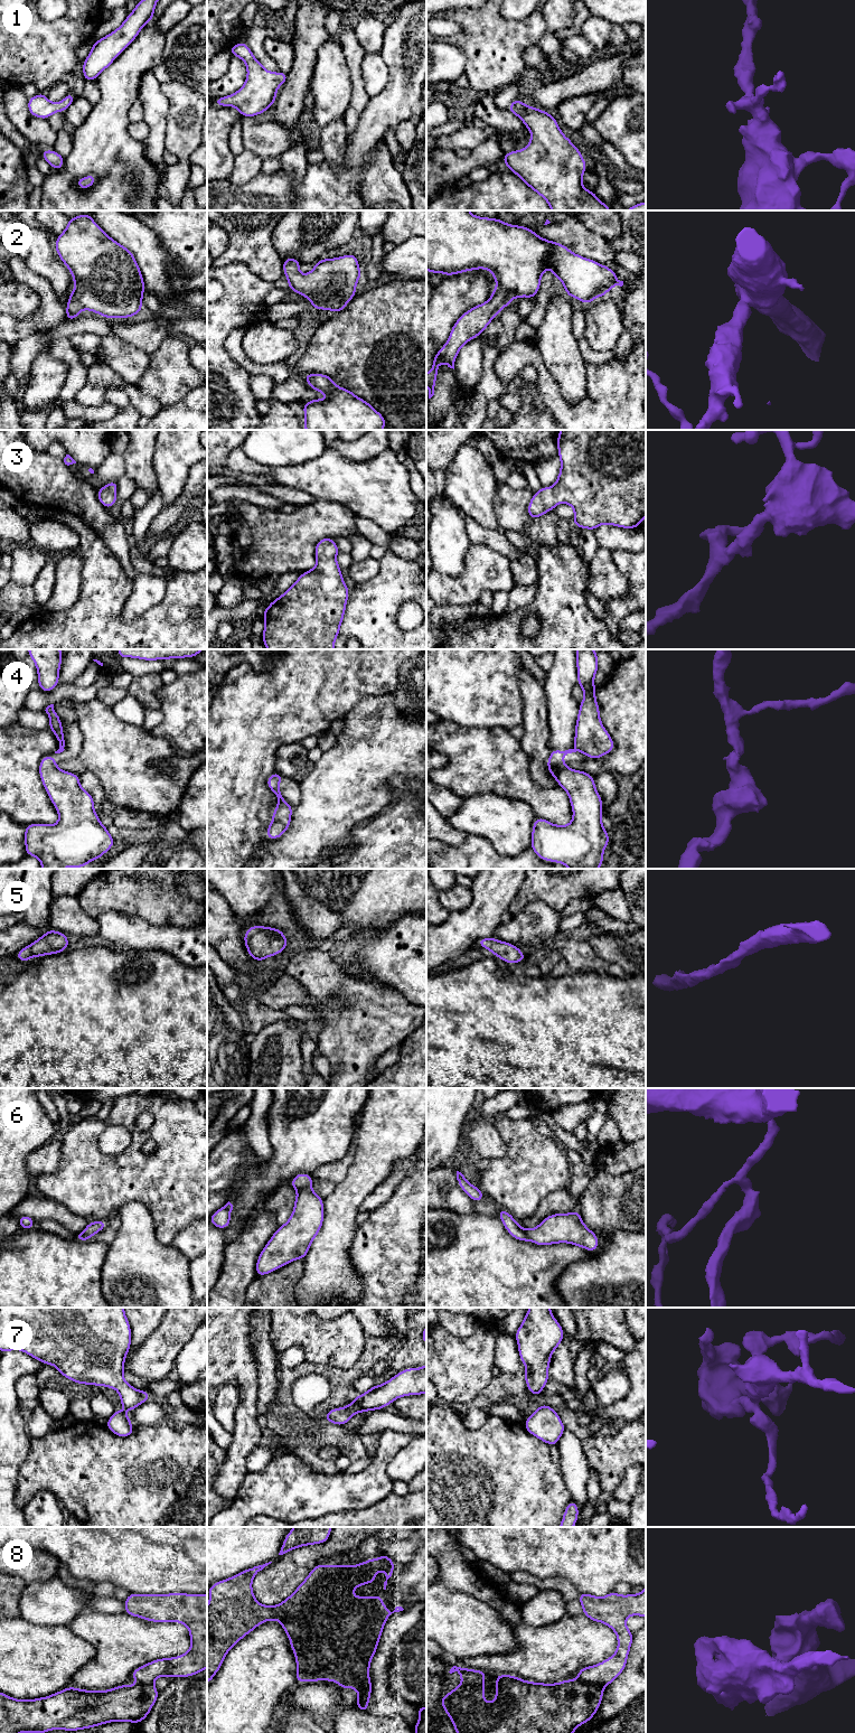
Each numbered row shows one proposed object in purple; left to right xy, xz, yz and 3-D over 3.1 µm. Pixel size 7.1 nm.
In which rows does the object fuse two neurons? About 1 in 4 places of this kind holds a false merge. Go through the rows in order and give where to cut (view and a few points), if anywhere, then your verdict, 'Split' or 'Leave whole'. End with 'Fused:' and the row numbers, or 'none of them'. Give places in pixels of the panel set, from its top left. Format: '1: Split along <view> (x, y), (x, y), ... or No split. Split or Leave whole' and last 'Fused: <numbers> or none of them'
1: No split. Leave whole
2: No split. Leave whole
3: No split. Leave whole
4: Split along xz (283, 799), (278, 801). Split
5: No split. Leave whole
6: Split along xz (310, 1185), (298, 1191). Split
7: No split. Leave whole
8: Split along yz (578, 1679), (602, 1687). Split
Fused: 4, 6, 8

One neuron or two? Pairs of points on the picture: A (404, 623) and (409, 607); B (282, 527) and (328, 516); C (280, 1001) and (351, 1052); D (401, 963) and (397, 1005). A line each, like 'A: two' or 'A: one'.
A: one
B: one
C: two
D: two

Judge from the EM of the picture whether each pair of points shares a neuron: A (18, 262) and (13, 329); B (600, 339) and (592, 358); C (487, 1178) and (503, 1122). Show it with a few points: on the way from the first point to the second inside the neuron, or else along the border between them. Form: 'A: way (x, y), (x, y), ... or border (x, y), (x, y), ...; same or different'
A: way (35, 282), (45, 292), (45, 310), (34, 321); same
B: border (583, 338), (594, 349), (612, 350); different
C: way (501, 1165), (511, 1155), (511, 1136); same

